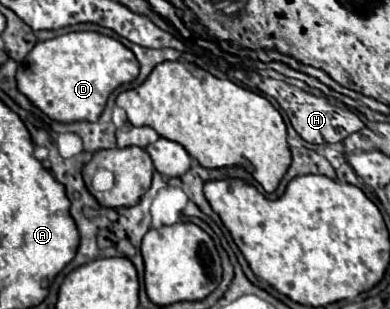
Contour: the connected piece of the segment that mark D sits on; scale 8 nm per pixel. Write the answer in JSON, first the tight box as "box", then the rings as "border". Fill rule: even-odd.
{"box":[17,31,139,123],"border":[[[81,31],[67,33],[35,45],[17,69],[19,91],[49,119],[59,123],[97,121],[103,113],[107,97],[121,85],[135,81],[139,63],[135,55],[117,39]]]}

